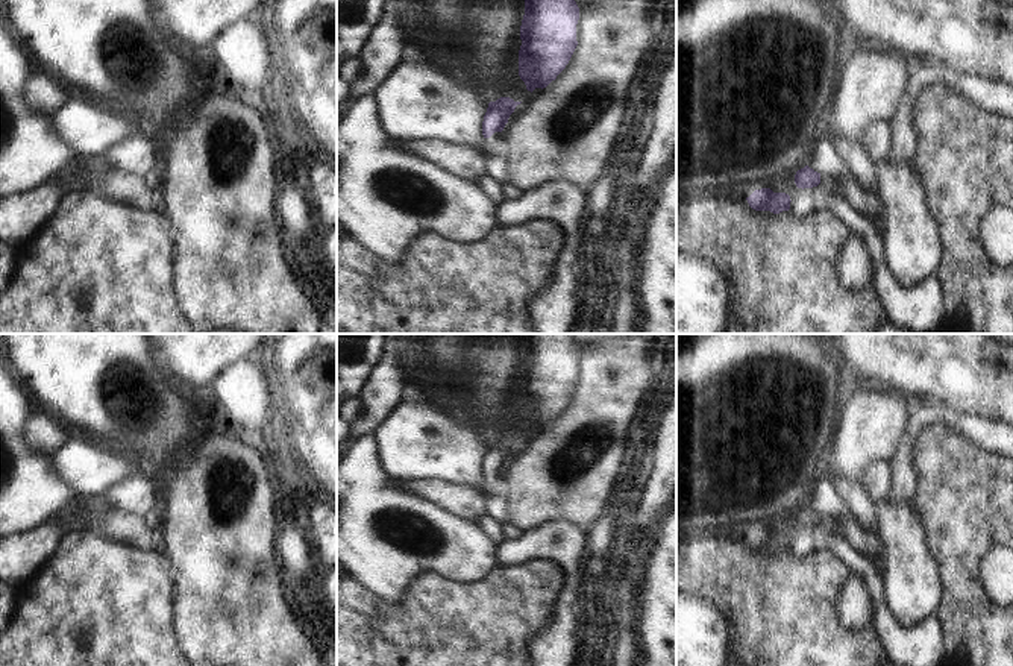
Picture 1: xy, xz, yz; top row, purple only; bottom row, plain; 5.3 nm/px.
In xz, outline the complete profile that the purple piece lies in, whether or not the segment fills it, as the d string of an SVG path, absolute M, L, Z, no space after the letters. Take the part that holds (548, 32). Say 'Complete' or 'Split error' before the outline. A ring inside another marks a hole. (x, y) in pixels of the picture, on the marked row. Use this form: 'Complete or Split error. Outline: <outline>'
Complete. Outline: M525 0L519 76L528 91L546 88L569 64L578 41L575 0Z

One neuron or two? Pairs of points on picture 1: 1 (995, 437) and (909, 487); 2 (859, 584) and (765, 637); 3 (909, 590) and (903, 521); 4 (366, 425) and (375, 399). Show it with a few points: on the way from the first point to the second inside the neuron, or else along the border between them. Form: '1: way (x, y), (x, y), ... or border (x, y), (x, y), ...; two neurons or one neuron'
1: way (960, 424), (927, 417), (910, 434), (904, 452); one neuron
2: border (851, 572), (839, 600), (839, 622), (846, 630); two neurons
3: way (909, 574), (903, 537); one neuron
4: way (370, 419), (375, 405); one neuron

